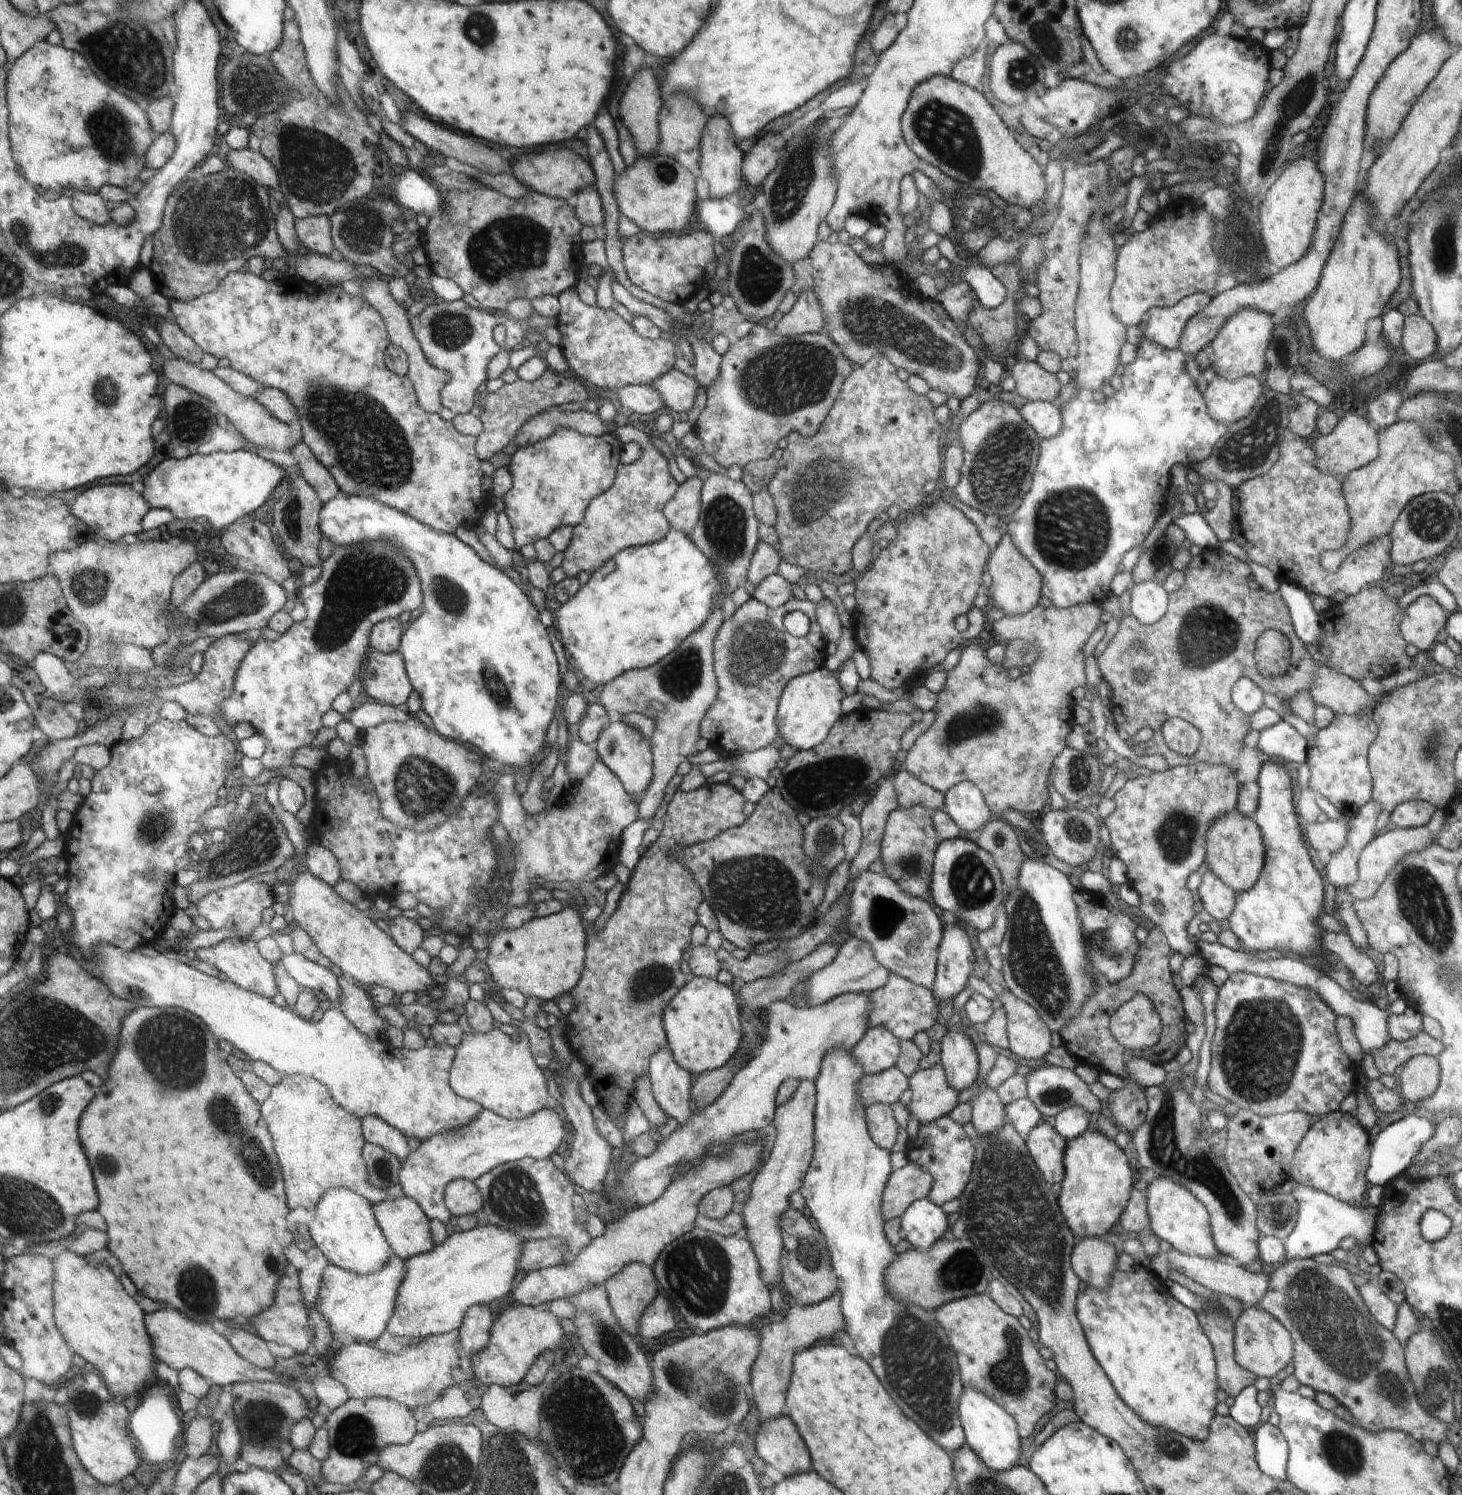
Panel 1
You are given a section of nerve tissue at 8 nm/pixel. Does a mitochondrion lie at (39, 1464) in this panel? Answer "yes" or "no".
yes

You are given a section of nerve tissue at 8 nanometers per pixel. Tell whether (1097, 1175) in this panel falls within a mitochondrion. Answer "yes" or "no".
no

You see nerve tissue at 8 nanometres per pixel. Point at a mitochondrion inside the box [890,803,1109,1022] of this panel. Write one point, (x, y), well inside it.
(969, 879)

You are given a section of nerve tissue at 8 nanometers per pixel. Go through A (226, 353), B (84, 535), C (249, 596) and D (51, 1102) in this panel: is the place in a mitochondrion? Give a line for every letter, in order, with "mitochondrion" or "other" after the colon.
A: other
B: other
C: mitochondrion
D: mitochondrion

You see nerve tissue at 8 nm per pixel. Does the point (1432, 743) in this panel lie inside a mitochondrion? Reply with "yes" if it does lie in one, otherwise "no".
yes

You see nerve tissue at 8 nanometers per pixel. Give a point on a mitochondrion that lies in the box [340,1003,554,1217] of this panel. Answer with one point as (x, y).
(383, 1168)

